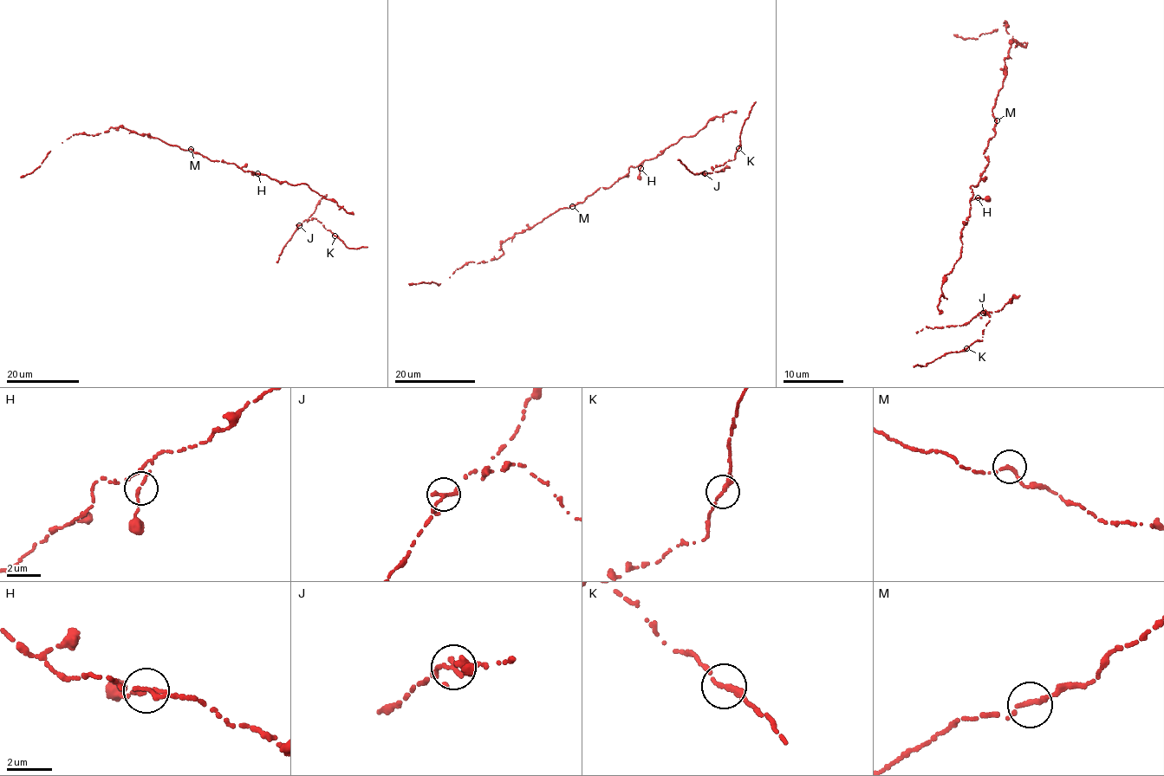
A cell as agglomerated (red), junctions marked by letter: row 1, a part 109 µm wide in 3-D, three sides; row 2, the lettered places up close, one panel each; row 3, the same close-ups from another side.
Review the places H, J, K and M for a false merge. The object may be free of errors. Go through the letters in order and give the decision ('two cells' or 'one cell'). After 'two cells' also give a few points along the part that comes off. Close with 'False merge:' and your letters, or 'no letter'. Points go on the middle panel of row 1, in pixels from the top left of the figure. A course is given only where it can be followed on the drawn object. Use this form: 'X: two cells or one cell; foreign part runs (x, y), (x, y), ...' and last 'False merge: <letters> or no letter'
H: one cell
J: two cells; foreign part runs (705, 173), (694, 174), (678, 159)
K: one cell
M: one cell
False merge: J

